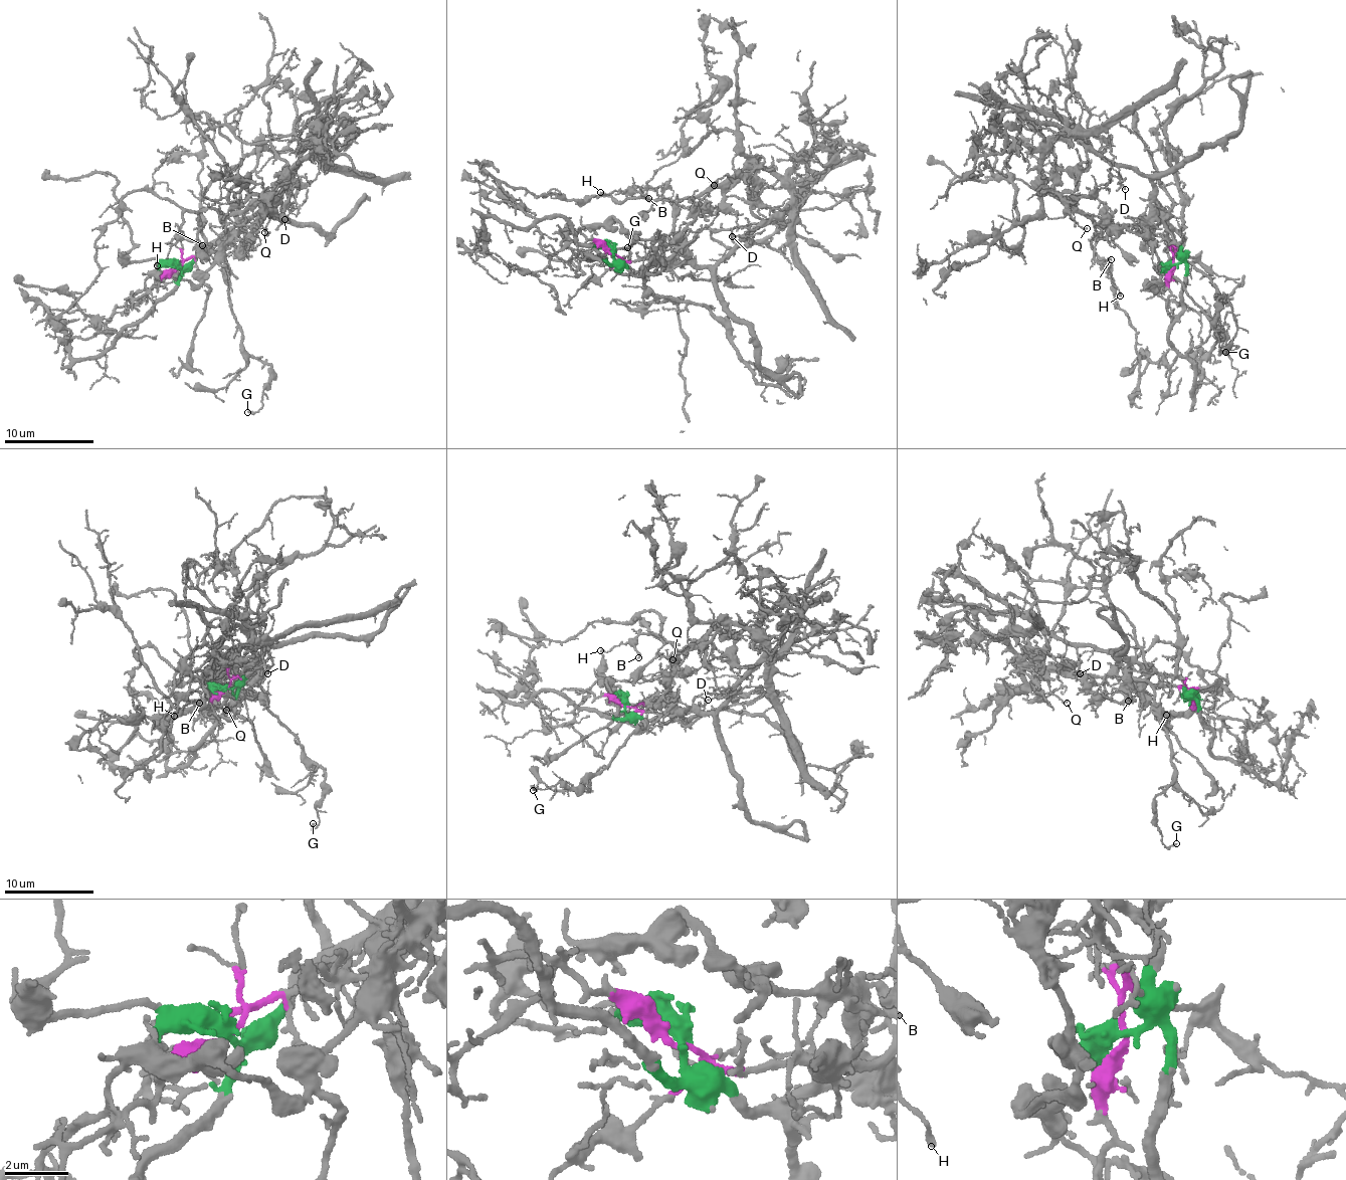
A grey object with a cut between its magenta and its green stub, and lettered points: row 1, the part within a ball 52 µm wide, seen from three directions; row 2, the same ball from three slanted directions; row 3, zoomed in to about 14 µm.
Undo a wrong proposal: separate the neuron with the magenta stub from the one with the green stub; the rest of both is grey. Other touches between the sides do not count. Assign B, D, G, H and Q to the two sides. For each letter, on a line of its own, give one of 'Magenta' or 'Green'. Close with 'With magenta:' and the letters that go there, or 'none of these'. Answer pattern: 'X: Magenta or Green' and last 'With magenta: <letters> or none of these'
B: Magenta
D: Magenta
G: Magenta
H: Magenta
Q: Magenta
With magenta: B, D, G, H, Q

